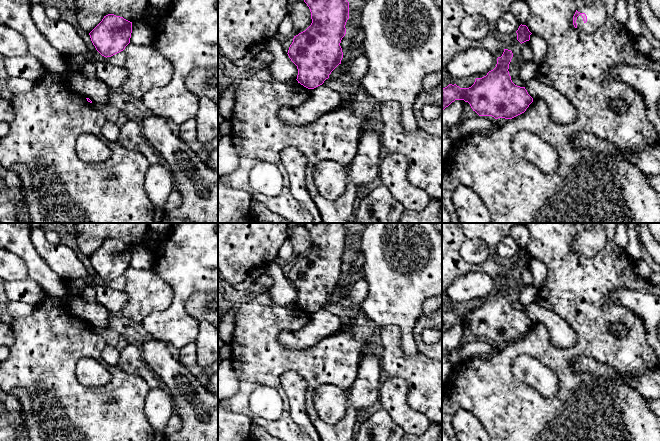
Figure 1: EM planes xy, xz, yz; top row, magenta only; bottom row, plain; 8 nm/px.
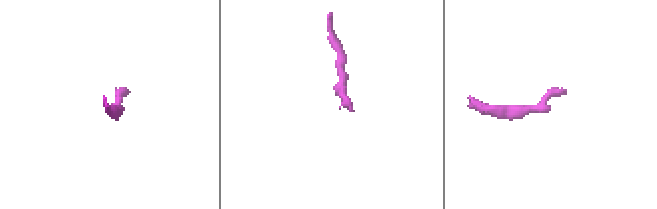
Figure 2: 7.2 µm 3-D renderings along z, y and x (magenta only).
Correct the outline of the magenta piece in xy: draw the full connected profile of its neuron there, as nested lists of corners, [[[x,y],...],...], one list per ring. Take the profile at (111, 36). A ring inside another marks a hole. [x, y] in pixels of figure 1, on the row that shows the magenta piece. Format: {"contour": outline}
{"contour": [[[114,14],[104,16],[89,33],[96,50],[104,57],[111,57],[130,43],[132,22]]]}

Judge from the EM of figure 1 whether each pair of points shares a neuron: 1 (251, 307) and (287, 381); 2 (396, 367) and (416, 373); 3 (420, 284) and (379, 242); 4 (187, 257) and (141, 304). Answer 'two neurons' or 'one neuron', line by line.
1: two neurons
2: one neuron
3: one neuron
4: two neurons

